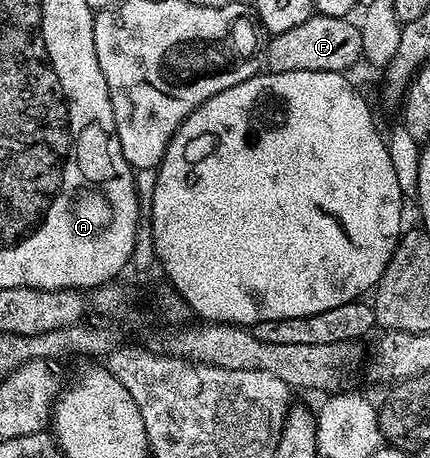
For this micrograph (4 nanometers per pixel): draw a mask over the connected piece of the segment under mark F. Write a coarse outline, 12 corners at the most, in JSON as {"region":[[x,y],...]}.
{"region":[[310,16],[271,36],[272,72],[346,73],[363,54],[358,23]]}

